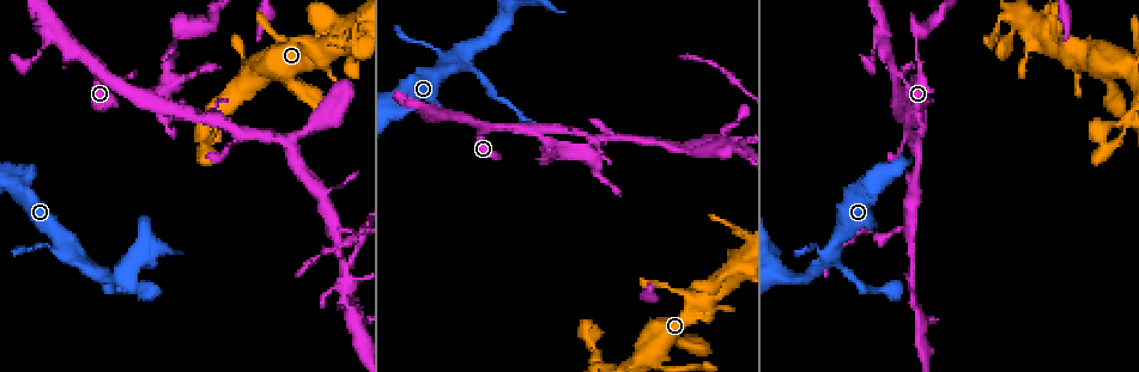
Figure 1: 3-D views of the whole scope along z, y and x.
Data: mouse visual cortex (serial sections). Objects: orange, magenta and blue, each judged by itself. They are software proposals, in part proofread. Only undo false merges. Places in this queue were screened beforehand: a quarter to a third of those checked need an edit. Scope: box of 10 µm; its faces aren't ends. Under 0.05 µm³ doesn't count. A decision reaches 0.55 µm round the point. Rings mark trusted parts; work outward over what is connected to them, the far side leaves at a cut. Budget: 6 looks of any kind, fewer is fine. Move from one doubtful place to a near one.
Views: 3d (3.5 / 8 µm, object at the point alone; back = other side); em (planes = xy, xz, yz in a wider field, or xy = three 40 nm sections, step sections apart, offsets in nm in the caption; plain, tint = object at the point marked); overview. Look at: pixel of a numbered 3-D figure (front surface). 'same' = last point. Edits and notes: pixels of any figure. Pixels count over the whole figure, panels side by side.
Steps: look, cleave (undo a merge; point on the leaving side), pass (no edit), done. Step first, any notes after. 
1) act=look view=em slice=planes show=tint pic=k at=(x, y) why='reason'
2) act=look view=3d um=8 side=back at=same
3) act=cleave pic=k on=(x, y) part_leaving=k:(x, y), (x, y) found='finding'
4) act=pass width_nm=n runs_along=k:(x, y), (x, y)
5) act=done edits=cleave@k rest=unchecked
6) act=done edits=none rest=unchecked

act=look view=3d um=3.5 pic=1 at=(882, 38) why='sharp bend'

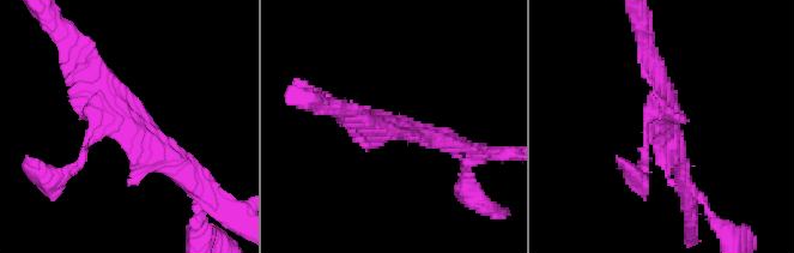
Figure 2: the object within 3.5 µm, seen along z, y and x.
act=look view=em slice=planes show=tint pic=2 at=(392, 127) why='now the EM'

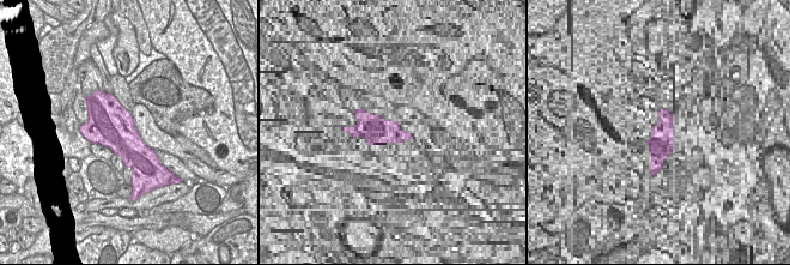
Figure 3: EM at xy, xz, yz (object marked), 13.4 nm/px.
act=pass runs_along=2:(185, 176), (122, 125), (78, 59) found='continuous, no second cell'

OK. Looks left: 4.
act=look view=3d um=8 pic=1 at=(537, 129) why='branch point'

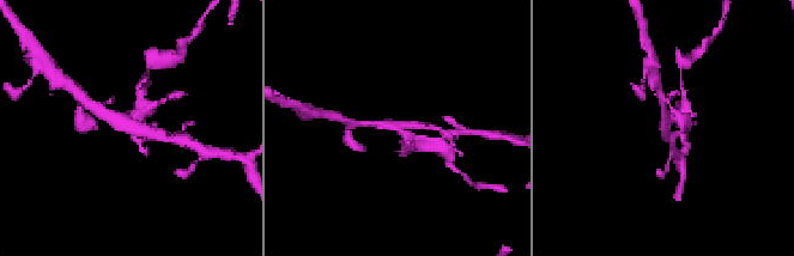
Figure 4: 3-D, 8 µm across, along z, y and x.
act=look view=3d um=3.5 at=same

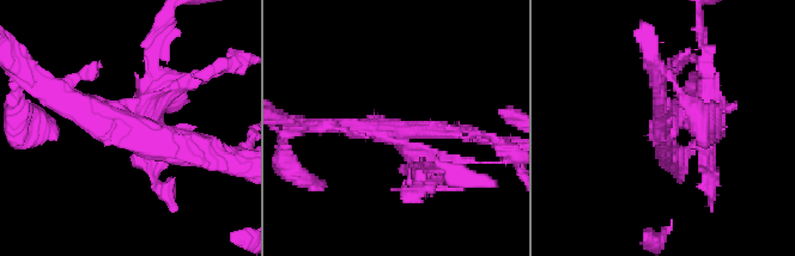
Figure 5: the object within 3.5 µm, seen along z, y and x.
act=look view=em slice=planes show=tint pic=5 at=(667, 126) arms=3 arm_widths_nm=250,250,300 why='now the EM'

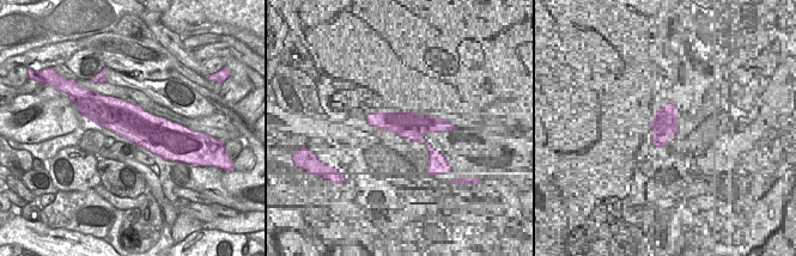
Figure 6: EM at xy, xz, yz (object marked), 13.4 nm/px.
act=cleave pic=5 on=(698, 60) found='a second cell is stuck on'

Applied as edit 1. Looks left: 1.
act=done edits=cleave@5 rest=unchecked

